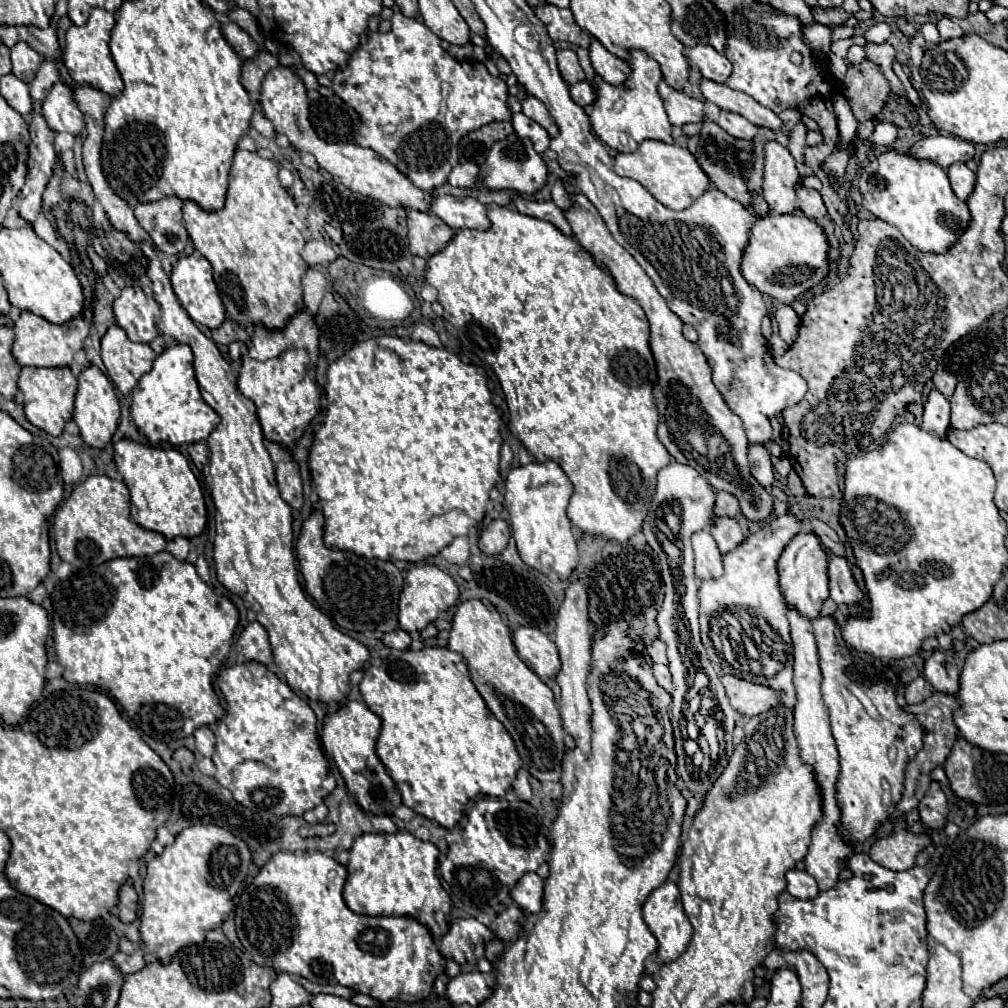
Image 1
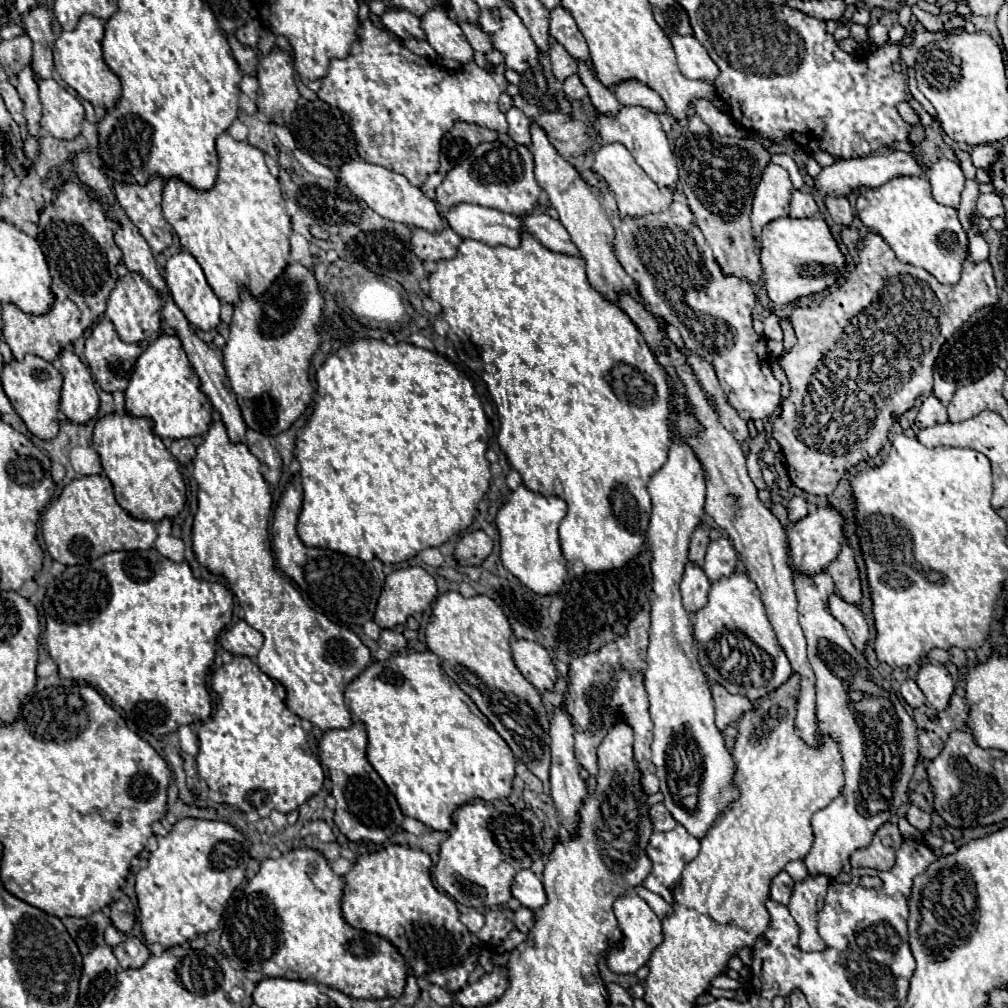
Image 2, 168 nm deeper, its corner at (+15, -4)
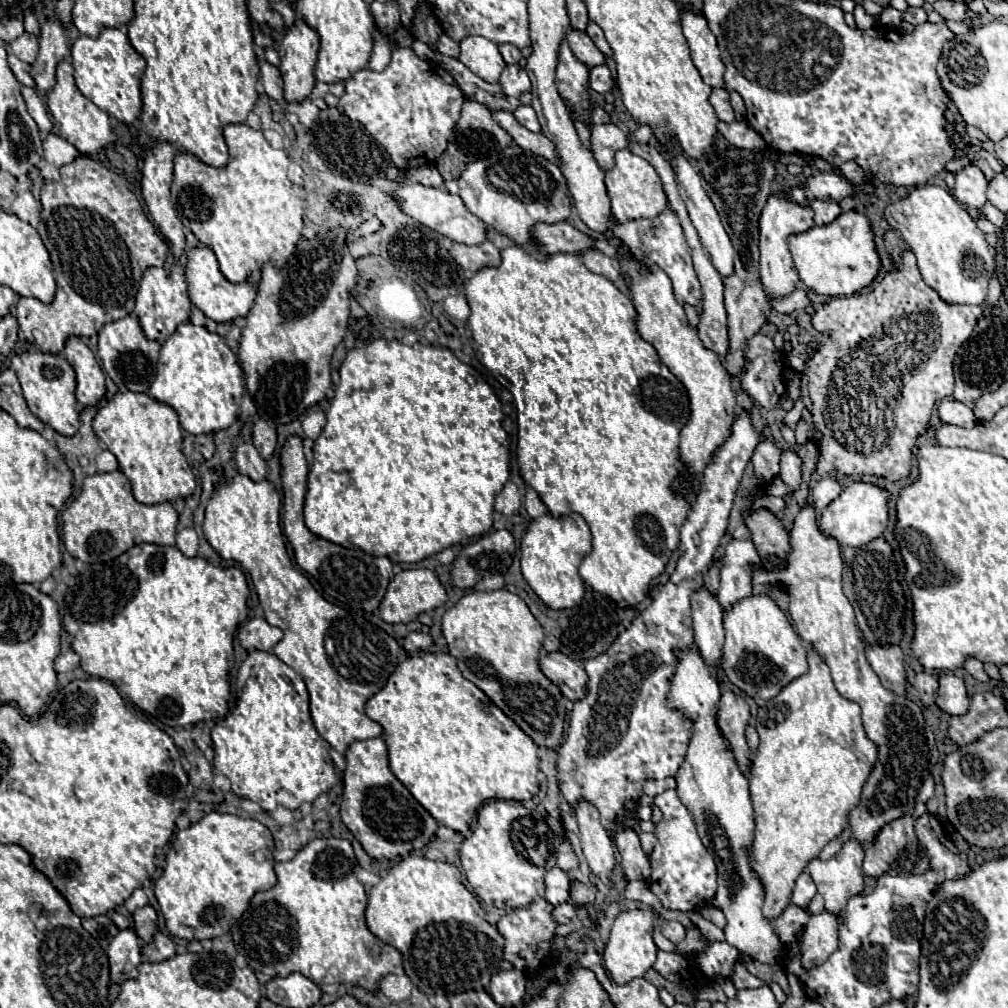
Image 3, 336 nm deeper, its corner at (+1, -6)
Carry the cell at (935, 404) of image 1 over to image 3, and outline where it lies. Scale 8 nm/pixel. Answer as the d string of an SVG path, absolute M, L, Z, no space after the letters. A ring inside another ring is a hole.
M944 398L940 408L938 408L938 414L940 414L942 422L956 424L956 426L962 426L962 428L970 428L978 422L972 408L954 400L954 398Z

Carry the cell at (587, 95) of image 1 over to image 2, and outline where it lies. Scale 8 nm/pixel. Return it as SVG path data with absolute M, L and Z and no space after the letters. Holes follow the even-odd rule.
M576 74L564 80L564 94L568 100L582 100L586 96L586 88L580 84L580 78Z

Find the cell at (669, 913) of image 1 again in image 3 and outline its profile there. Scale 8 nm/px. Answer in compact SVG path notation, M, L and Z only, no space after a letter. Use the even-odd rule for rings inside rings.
M628 910L616 916L612 928L610 928L610 936L606 942L606 948L602 952L604 958L604 968L610 976L612 982L616 984L626 984L634 978L640 978L646 974L648 968L652 968L654 960L656 960L656 944L652 940L652 928L658 924L660 920L650 912L650 910Z

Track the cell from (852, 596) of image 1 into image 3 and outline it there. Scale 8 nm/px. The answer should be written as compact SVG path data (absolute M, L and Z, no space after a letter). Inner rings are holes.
M866 646L866 658L886 690L906 696L906 670L900 646Z

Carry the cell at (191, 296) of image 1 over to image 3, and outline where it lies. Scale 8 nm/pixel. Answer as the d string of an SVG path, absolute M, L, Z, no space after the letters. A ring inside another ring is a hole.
M196 246L190 254L188 254L188 264L186 264L186 280L188 280L188 292L190 292L190 300L196 308L200 308L208 318L216 320L216 322L232 322L238 316L246 316L252 306L254 306L254 298L258 294L258 286L256 282L244 280L244 282L230 282L224 278L224 274L218 268L218 260L216 254L212 252L212 248L208 246Z

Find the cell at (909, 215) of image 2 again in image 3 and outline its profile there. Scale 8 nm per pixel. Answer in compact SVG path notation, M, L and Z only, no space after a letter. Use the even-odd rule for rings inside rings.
M938 186L914 188L906 198L892 204L884 212L888 224L902 234L910 250L918 258L918 268L922 272L924 282L938 292L938 296L948 304L984 304L988 294L988 282L994 274L994 252L988 246L984 234L978 230L976 222L970 214L954 200L954 196Z

